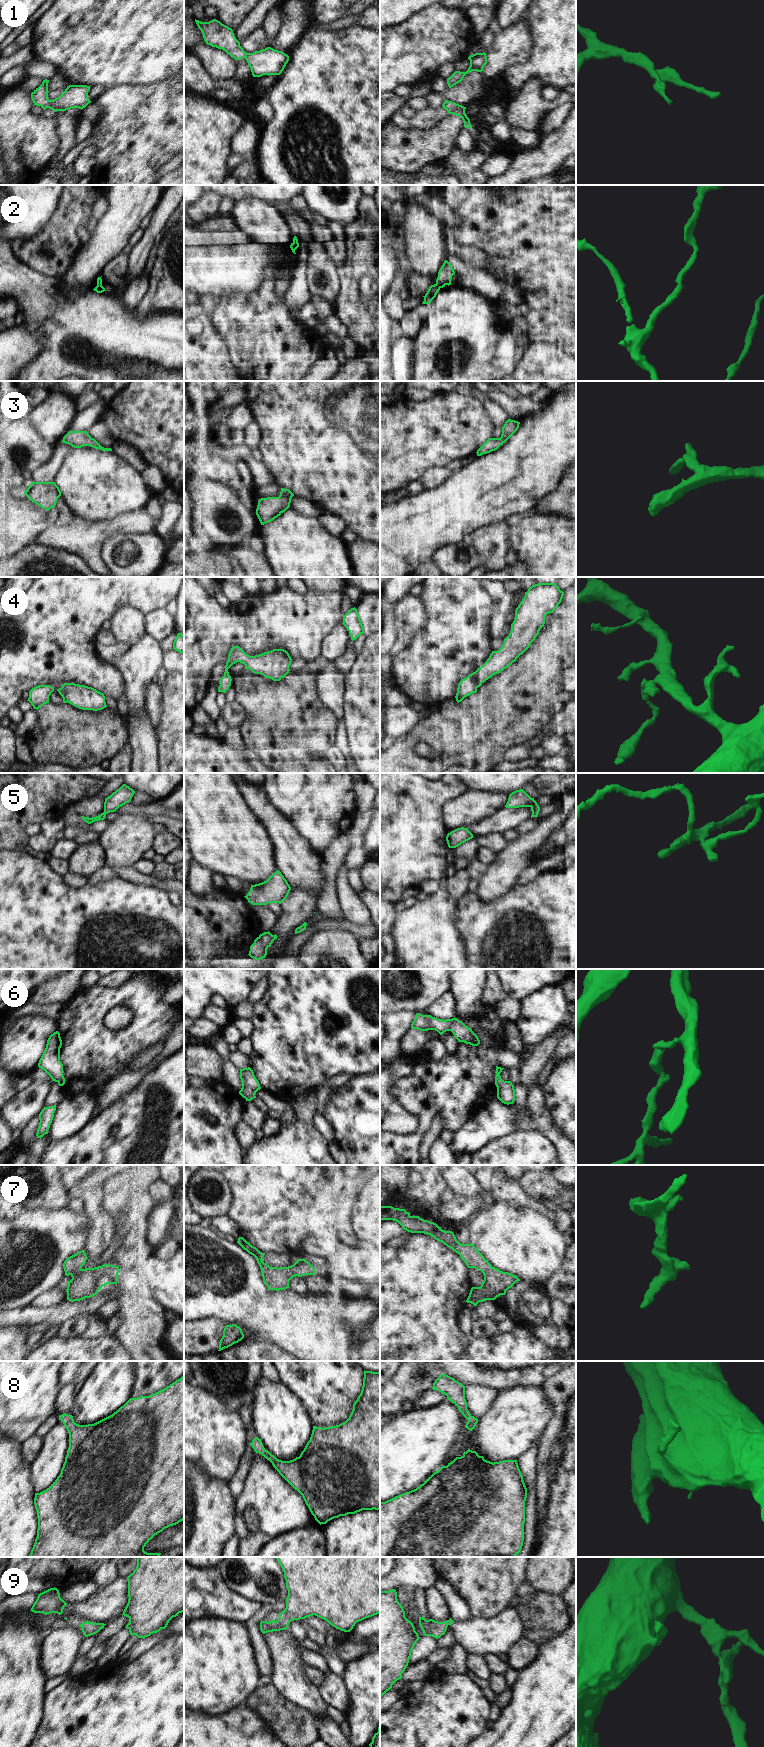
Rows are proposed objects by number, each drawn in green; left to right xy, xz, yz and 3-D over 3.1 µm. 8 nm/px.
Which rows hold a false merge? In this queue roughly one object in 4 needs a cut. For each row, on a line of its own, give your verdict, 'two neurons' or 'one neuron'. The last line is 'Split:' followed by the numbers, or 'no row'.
1: one neuron
2: one neuron
3: one neuron
4: one neuron
5: one neuron
6: one neuron
7: one neuron
8: one neuron
9: one neuron
Split: no row

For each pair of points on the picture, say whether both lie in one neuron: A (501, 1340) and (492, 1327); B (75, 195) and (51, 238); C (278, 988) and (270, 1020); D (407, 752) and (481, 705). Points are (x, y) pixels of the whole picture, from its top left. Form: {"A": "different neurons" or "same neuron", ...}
{"A": "different neurons", "B": "same neuron", "C": "same neuron", "D": "same neuron"}

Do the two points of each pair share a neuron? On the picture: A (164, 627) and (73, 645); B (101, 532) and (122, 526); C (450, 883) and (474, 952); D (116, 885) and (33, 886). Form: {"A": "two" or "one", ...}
{"A": "two", "B": "one", "C": "two", "D": "one"}

